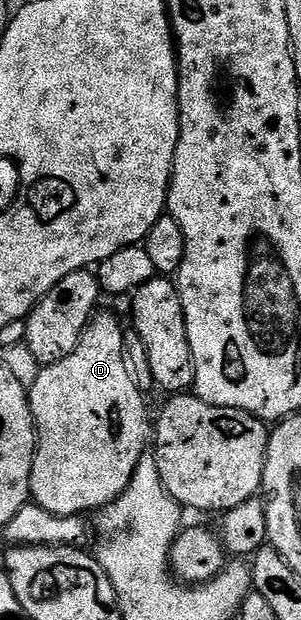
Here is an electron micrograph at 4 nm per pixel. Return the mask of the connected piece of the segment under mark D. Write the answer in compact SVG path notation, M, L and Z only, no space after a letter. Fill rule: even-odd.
M96 313L95 317L83 330L81 340L77 344L77 348L73 348L73 352L69 356L65 356L65 360L57 360L51 366L45 366L40 369L37 380L29 387L29 397L31 400L31 411L35 417L35 428L37 431L37 445L35 447L35 463L33 464L33 472L31 473L31 498L34 505L45 508L54 514L61 516L80 516L86 515L86 510L90 512L98 512L104 506L109 505L113 500L117 500L129 488L129 484L133 480L133 476L137 472L139 462L144 458L149 450L149 439L153 434L153 418L147 415L147 402L144 391L140 390L135 378L131 375L131 369L127 367L127 353L123 350L123 332L125 326L121 324L111 314Z

